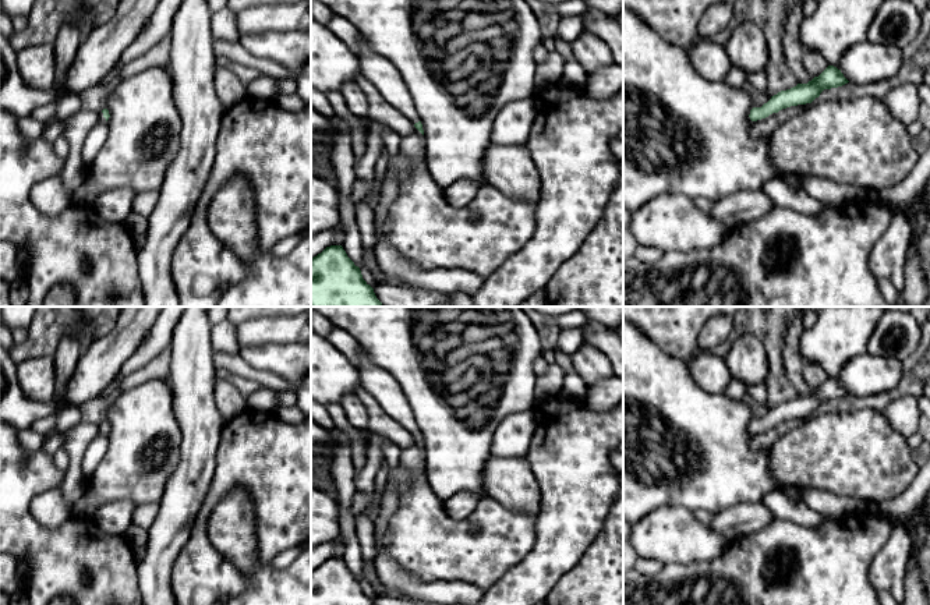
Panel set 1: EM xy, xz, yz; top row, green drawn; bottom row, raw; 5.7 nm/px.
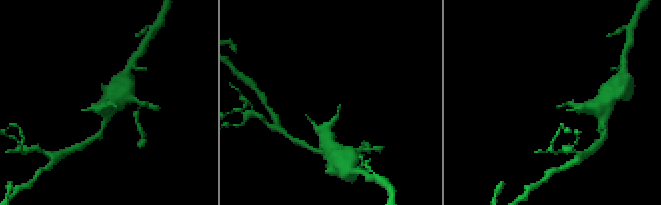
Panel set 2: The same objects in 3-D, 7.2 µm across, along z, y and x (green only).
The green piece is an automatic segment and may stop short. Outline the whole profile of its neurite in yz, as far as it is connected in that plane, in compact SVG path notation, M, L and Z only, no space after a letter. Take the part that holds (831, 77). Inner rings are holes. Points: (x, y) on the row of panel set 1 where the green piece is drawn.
M828 66L818 77L814 77L807 84L798 84L791 89L781 91L771 96L761 107L753 107L749 117L752 121L757 121L782 109L811 103L824 89L838 88L848 82L841 70Z

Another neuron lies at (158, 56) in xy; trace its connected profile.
M170 33L166 35L156 46L153 46L145 54L137 57L135 60L124 64L119 72L117 79L123 79L135 75L151 67L167 67L170 56L171 38Z

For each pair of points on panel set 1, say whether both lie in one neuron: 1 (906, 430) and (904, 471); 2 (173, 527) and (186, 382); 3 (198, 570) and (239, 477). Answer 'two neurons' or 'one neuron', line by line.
1: two neurons
2: one neuron
3: one neuron

